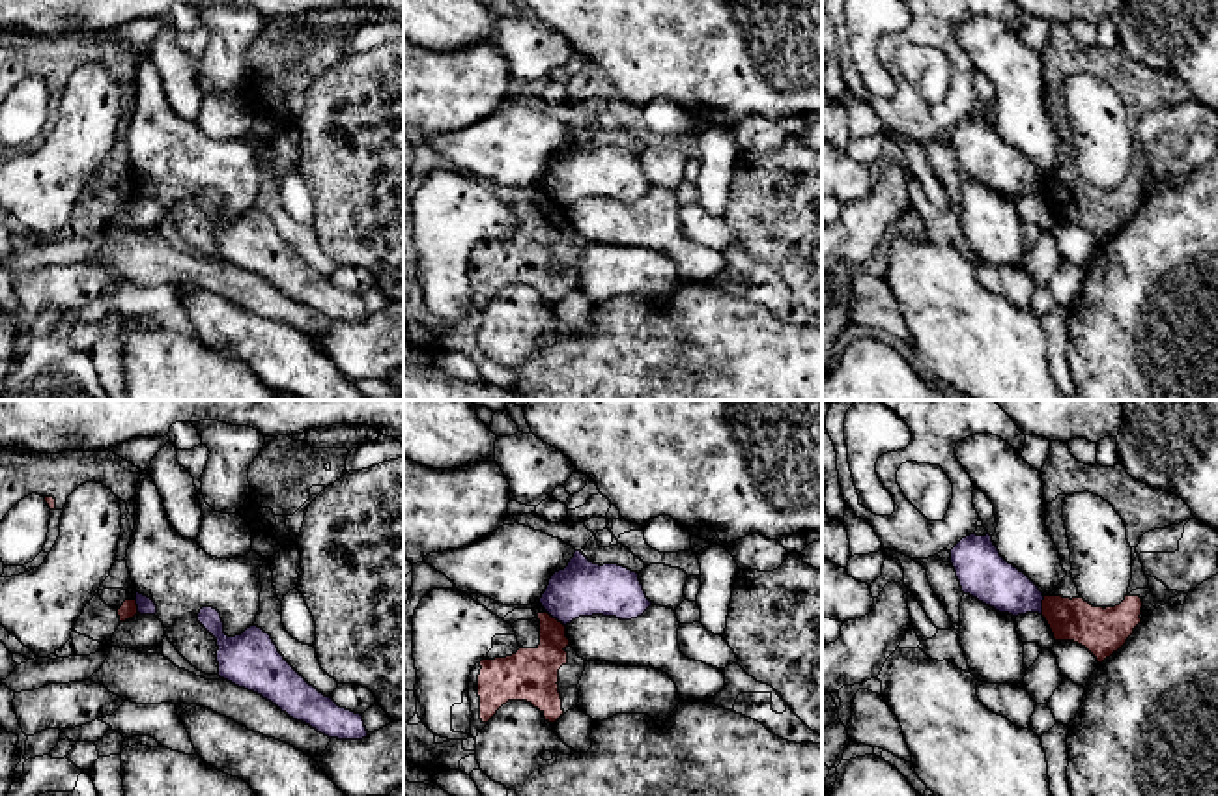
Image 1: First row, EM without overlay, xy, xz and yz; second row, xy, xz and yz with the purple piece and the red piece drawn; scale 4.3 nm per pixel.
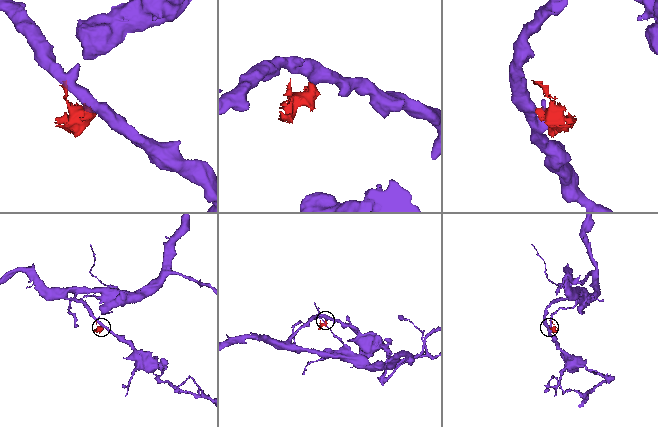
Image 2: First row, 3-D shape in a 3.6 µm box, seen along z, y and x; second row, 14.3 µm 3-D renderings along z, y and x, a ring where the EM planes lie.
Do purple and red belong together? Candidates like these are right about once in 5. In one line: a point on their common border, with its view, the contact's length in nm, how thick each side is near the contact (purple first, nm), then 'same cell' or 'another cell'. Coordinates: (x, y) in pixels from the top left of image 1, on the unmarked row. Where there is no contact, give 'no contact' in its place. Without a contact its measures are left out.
xz (557, 200) | 100 nm | 240/200 nm | another cell

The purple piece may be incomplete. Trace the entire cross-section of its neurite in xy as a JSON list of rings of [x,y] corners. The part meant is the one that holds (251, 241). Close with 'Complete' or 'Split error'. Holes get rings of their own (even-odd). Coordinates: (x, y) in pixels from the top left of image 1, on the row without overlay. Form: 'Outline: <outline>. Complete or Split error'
Outline: [[[202,189],[198,204],[217,220],[219,258],[262,277],[290,299],[338,321],[368,318],[362,297],[340,290],[310,267],[278,234],[271,217],[258,207],[228,219],[220,194]]]. Complete

